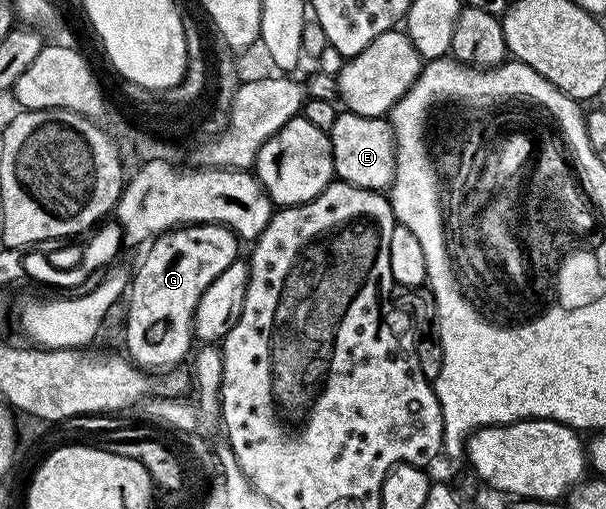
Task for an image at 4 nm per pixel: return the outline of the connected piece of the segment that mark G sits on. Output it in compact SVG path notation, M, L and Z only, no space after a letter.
M183 225L154 237L148 242L149 250L141 261L137 273L132 274L127 290L129 310L125 313L125 349L130 361L138 367L149 371L164 371L182 364L181 361L190 356L194 348L195 334L193 316L197 310L199 299L233 261L238 260L237 245L239 238L236 233L223 225Z

